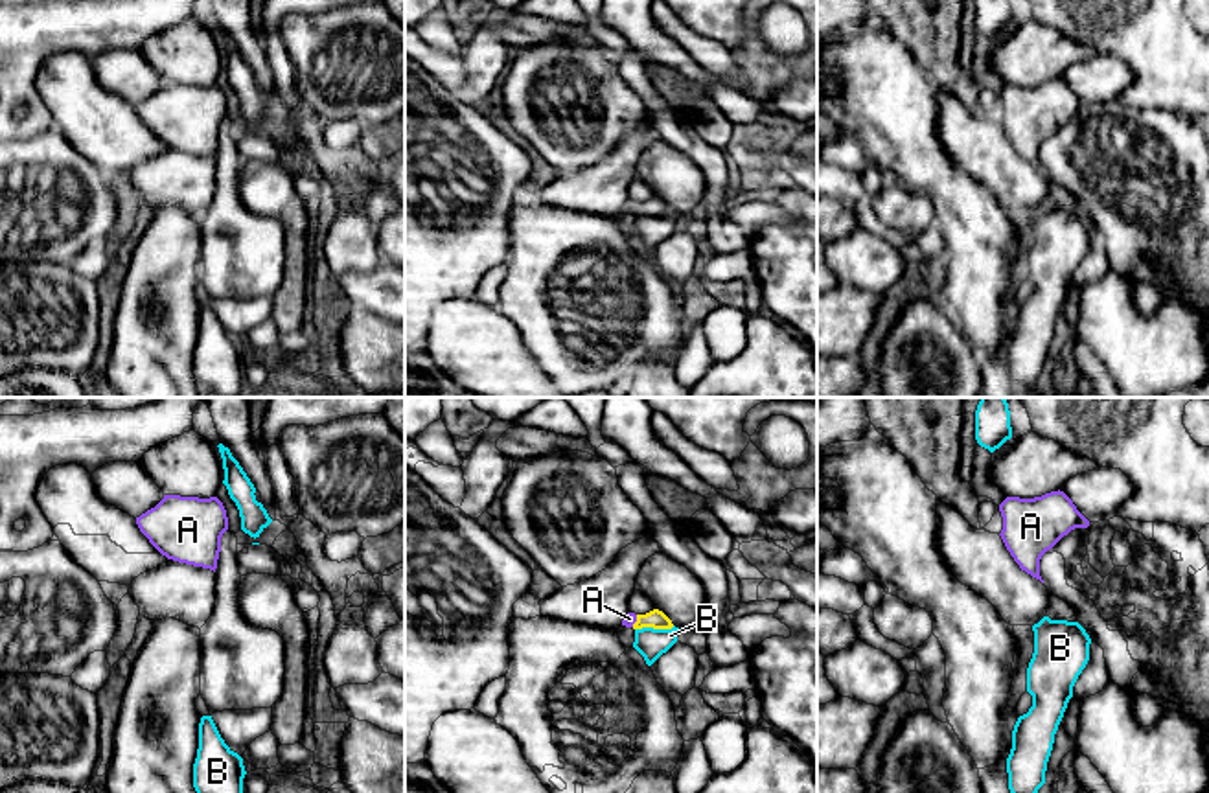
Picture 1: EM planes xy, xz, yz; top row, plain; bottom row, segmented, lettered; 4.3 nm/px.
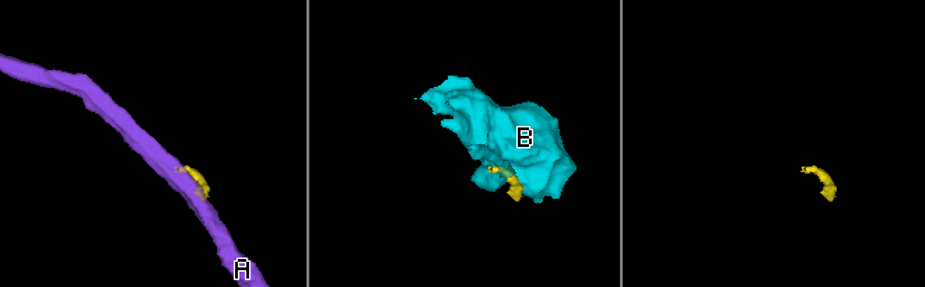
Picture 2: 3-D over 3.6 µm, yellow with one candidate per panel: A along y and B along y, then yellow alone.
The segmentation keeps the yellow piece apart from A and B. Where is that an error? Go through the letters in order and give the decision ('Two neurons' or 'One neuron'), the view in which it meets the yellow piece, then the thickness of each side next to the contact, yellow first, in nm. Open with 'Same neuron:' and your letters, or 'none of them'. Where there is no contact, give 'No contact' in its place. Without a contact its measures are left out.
Same neuron: A
A: One neuron. Touches yellow in xz. Thickness 90 nm (yellow) against 50 nm
B: Two neurons. Touches yellow in xz. Thickness 90 nm (yellow) against 130 nm

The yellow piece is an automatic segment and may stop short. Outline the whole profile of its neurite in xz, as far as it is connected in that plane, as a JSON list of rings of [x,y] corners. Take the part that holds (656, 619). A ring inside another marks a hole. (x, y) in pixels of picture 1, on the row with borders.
[[[653,609],[646,615],[628,613],[626,618],[622,620],[622,626],[633,629],[642,629],[642,627],[672,629],[674,627],[672,620],[659,609]]]

